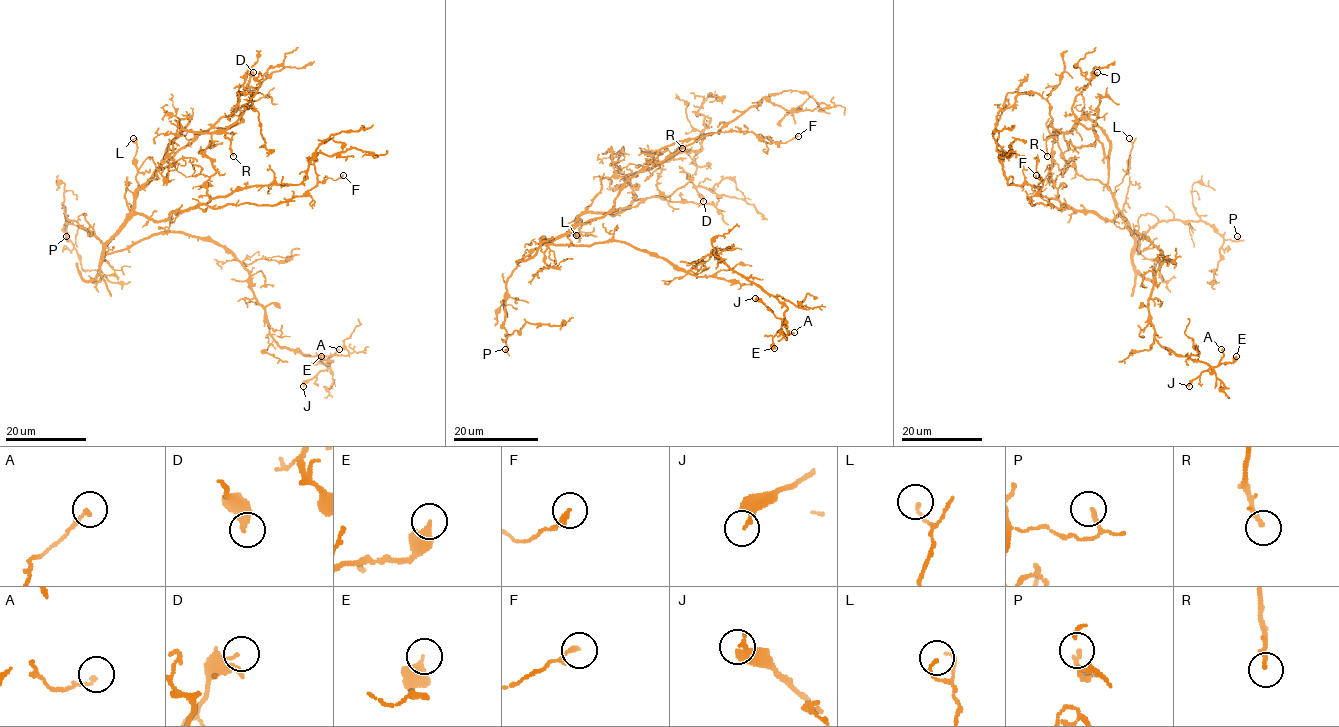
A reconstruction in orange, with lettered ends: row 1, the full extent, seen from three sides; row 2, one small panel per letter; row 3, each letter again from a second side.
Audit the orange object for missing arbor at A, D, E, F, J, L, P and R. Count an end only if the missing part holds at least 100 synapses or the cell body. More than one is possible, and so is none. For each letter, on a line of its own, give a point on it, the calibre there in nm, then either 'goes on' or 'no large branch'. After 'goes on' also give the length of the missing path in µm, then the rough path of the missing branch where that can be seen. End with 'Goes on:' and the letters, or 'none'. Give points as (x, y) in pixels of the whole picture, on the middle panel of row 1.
A: (794, 332) | 160 nm | no large branch
D: (703, 201) | 200 nm | no large branch
E: (774, 348) | 380 nm | no large branch
F: (798, 136) | 150 nm | no large branch
J: (755, 298) | 200 nm | no large branch
L: (576, 235) | 130 nm | no large branch
P: (505, 349) | 140 nm | no large branch
R: (682, 148) | 180 nm | no large branch
Goes on: none

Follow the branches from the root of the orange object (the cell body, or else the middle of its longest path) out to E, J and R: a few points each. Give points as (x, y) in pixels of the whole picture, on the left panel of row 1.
E: (104, 245), (113, 253), (169, 232), (219, 243), (248, 272), (271, 338), (332, 360), (328, 367), (321, 356)
J: (104, 245), (113, 253), (153, 235), (184, 232), (224, 246), (248, 272), (271, 338), (333, 361), (303, 386)
R: (104, 245), (189, 121), (182, 118), (186, 129), (223, 132), (233, 156)

